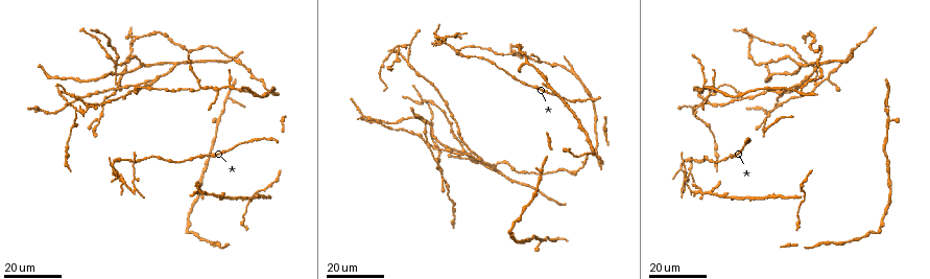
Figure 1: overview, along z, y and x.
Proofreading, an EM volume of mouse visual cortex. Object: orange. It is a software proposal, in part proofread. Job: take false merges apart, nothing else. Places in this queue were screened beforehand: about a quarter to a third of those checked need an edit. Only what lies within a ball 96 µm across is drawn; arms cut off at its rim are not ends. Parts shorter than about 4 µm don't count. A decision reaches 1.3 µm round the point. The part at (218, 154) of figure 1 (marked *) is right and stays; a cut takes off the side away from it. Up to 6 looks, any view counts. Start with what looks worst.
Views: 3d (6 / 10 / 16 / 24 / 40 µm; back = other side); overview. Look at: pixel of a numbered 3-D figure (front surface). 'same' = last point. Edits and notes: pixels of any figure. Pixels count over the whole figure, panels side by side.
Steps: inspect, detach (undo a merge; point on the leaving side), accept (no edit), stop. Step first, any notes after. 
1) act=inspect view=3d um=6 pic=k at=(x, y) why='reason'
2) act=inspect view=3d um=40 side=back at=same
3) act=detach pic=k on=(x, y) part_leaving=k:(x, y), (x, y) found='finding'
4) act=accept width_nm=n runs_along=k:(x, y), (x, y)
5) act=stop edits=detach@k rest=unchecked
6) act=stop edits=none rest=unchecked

act=inspect view=3d um=24 pic=1 at=(122, 177) why='three arms meet'

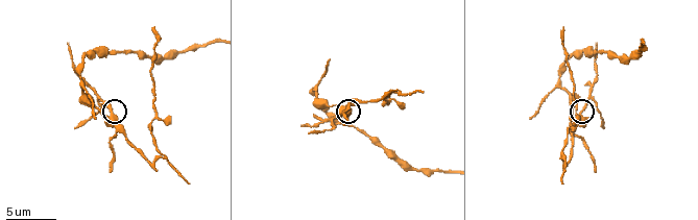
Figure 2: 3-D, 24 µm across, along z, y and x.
act=inspect view=3d um=10 pic=2 at=(582, 116) why='closer look'

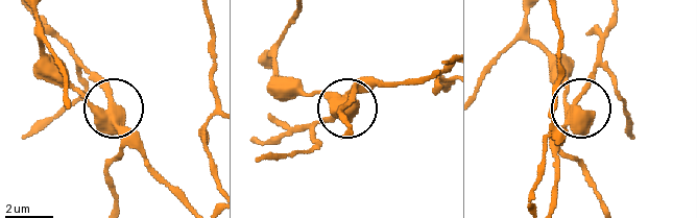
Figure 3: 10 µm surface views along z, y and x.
act=detach pic=3 on=(100, 85) width_nm=420 part_leaving=3:(115, 115), (149, 172), (179, 202) found='two neurons meet here'

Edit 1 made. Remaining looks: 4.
act=inspect view=overview

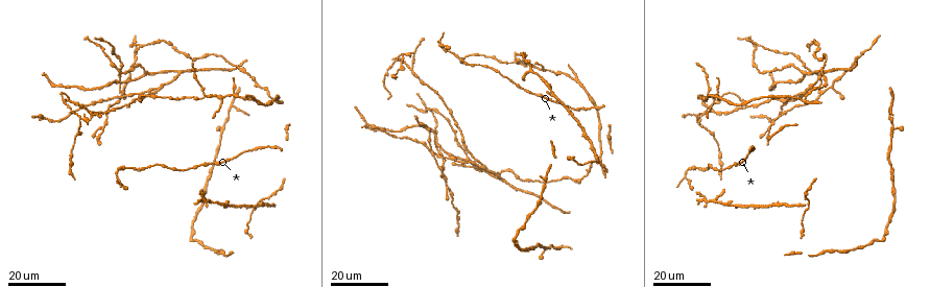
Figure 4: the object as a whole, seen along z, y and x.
act=inspect view=3d um=16 pic=4 at=(712, 99)

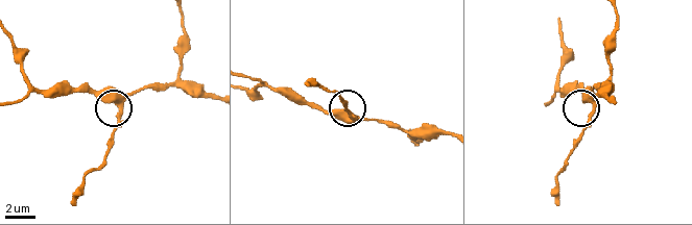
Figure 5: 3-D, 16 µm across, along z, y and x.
act=inspect view=3d um=10 pic=5 at=(596, 105)

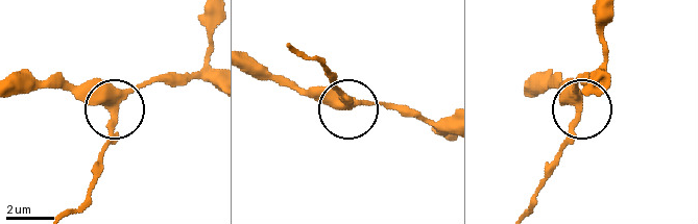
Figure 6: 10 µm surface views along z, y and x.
act=accept width_nm=400 runs_along=6:(446, 125), (374, 101), (350, 107), (337, 88), (337, 74) found='one neuron here'

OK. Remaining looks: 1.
act=stop edits=detach@3 rest=unchecked

